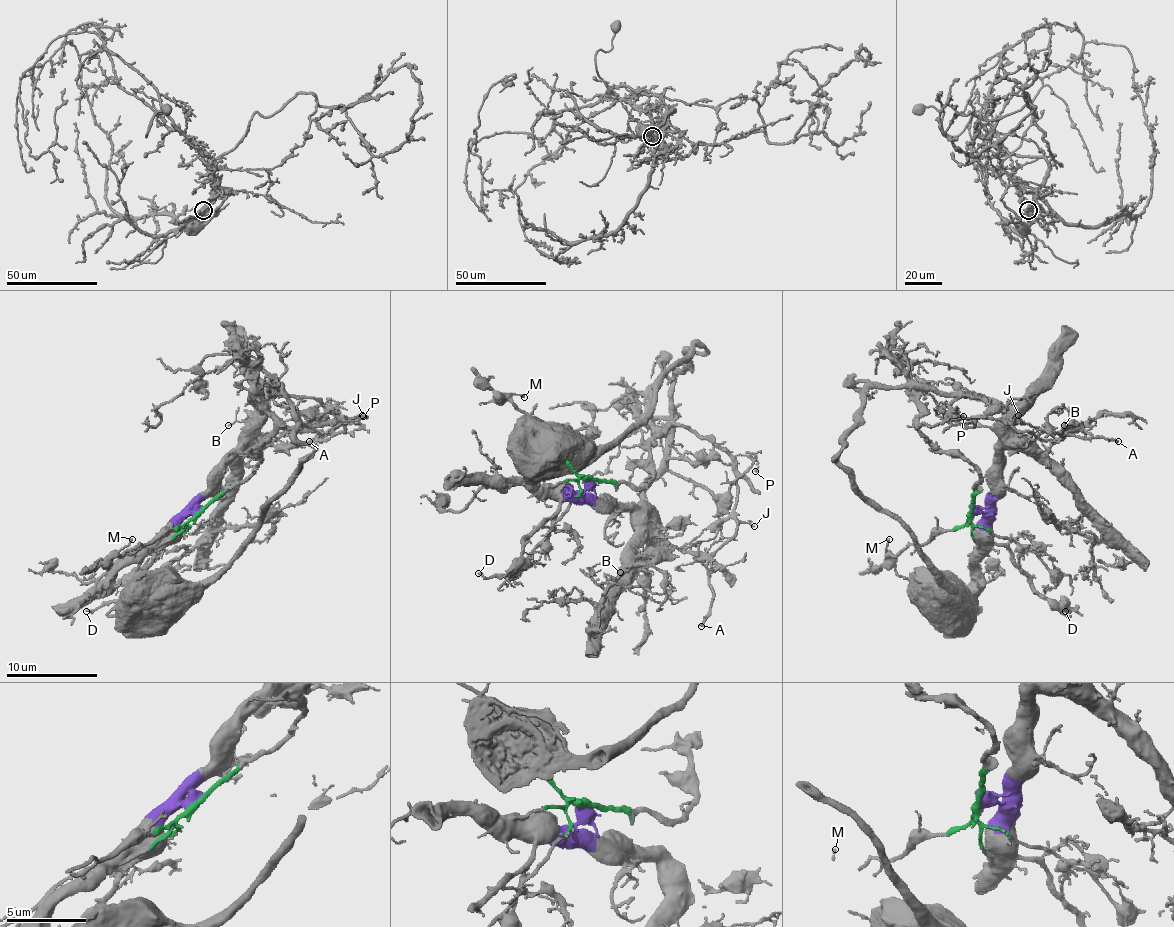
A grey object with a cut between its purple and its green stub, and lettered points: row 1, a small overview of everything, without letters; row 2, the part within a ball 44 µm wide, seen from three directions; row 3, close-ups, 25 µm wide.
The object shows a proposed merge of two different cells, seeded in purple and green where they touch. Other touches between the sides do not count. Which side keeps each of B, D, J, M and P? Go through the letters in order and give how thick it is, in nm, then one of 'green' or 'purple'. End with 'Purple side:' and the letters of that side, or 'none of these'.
B: 60 nm | purple
D: 240 nm | purple
J: 100 nm | green
M: 130 nm | green
P: 90 nm | green
Purple side: B, D

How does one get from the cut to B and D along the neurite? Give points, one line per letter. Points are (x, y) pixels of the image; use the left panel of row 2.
B: (197, 513), (193, 508), (220, 467), (241, 449), (243, 453), (252, 442), (252, 433), (243, 421), (227, 426)
D: (197, 513), (188, 515), (179, 524), (179, 533), (156, 554), (126, 600), (104, 602), (85, 611)

